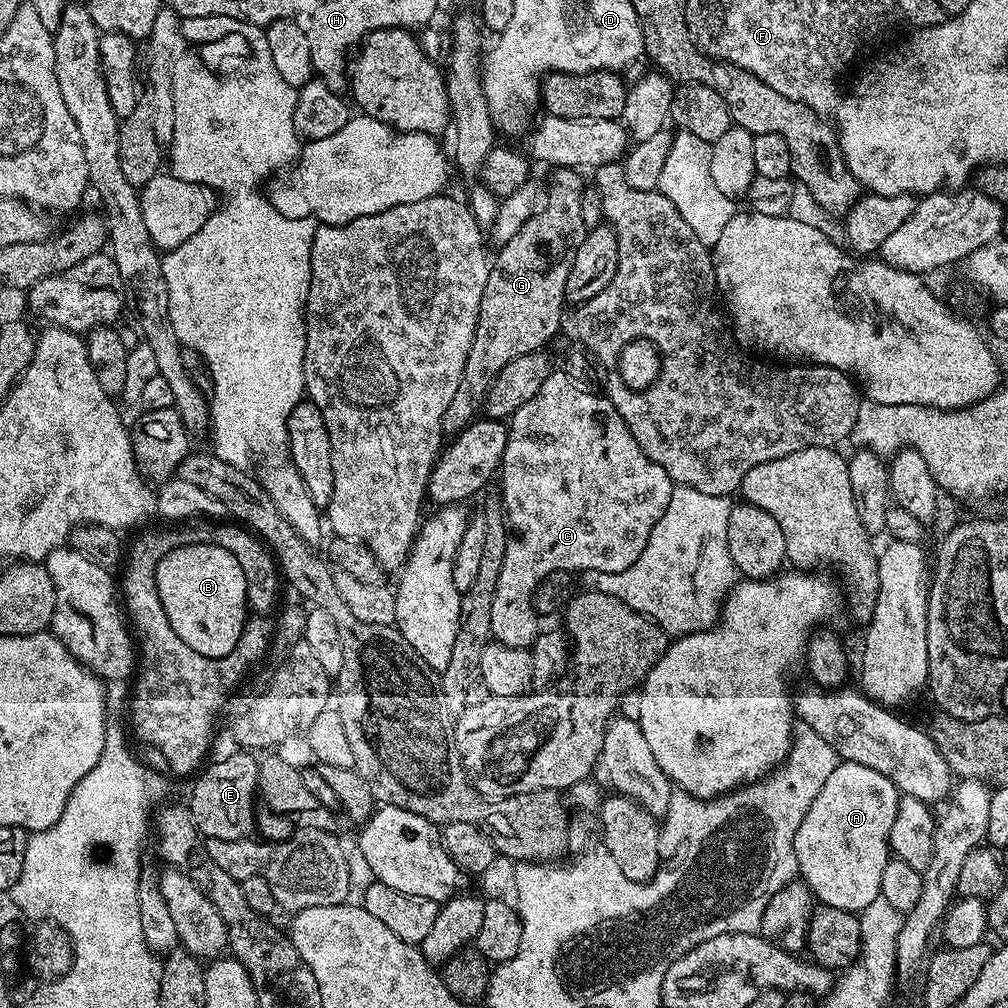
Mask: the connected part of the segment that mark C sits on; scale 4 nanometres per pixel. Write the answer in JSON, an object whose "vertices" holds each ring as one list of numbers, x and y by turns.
{"vertices":[[553,370,546,378,546,382,542,382,542,390,538,390,538,394,534,394,534,398,530,398,530,402,526,402,526,406,519,408,507,421,508,441,506,450,502,454,498,484,500,480,500,490,504,494,502,495,502,507,506,513,506,523,511,536,506,546,506,558,502,558,502,570,498,570,498,586,494,590,494,603,490,606,490,626,492,627,492,640,495,643,505,644,511,648,531,649,542,628,533,603,533,593,539,586,540,580,564,568,569,570,594,568,593,570,599,573,624,571,627,567,634,566,634,562,638,561,639,556,646,549,652,527,658,522,658,518,662,518,666,506,670,506,674,485,666,474,666,470,662,470,662,466,654,463,638,446,634,434,630,434,626,422,620,417,618,410,607,395,595,396,594,393,595,391,587,388,579,388,562,370]]}

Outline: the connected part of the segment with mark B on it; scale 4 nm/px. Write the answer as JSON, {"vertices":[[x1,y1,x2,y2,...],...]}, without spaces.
{"vertices":[[189,548,168,556,168,560,160,564,158,598,162,598,162,604,166,606,166,616,172,617,180,636,188,644,192,644,192,647,200,649,200,652,209,652,209,655,220,655,231,648,240,630,241,620,248,620,250,616,246,574,242,572,236,553,228,549,222,552,219,548]]}

